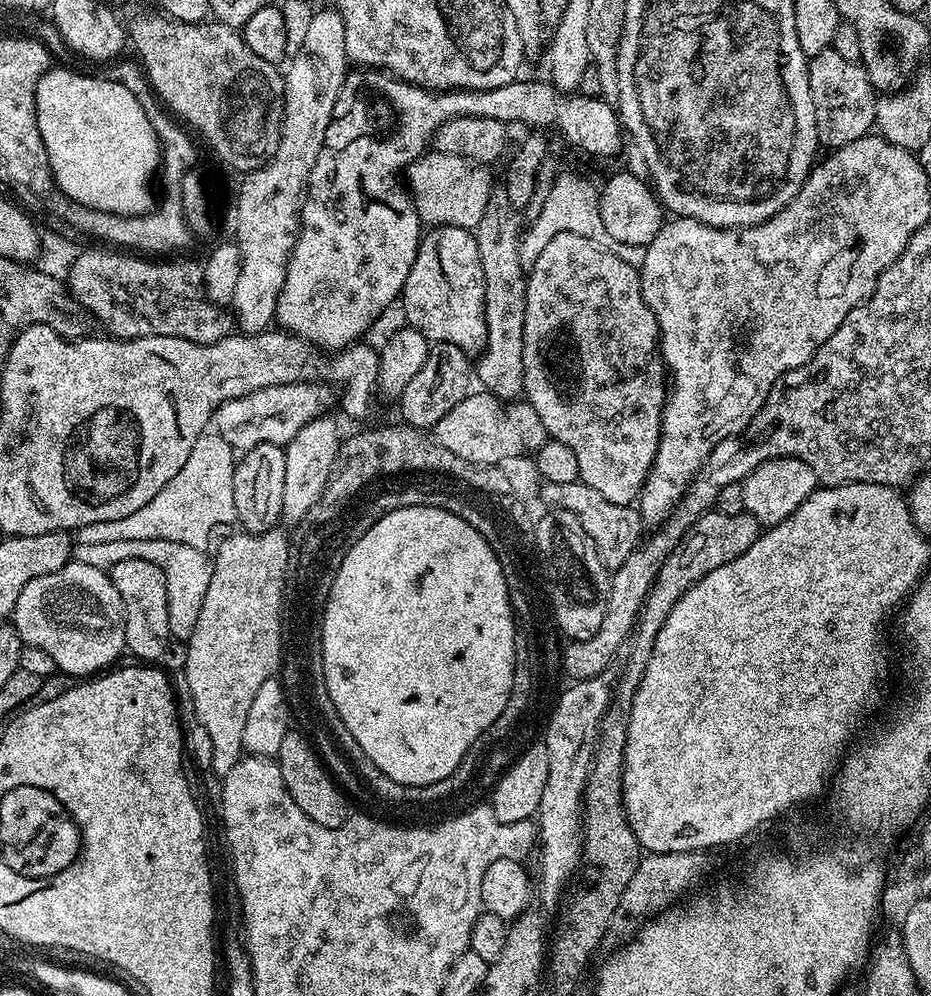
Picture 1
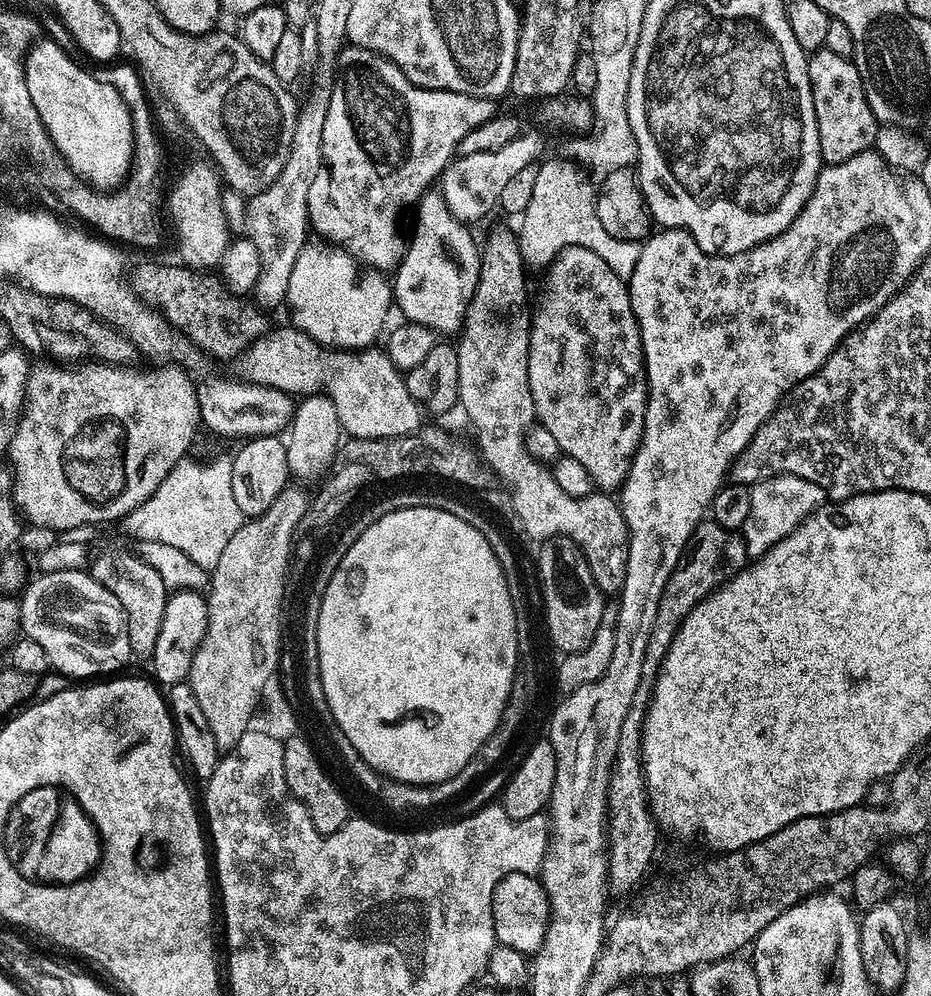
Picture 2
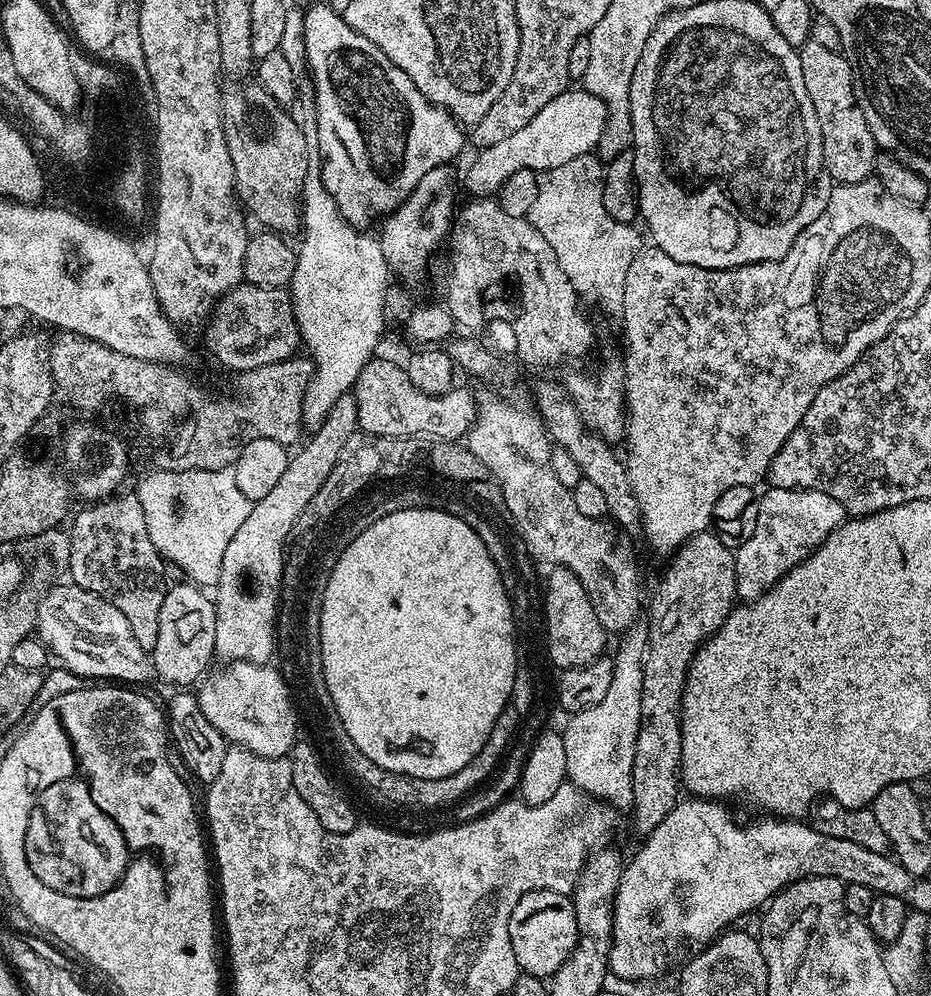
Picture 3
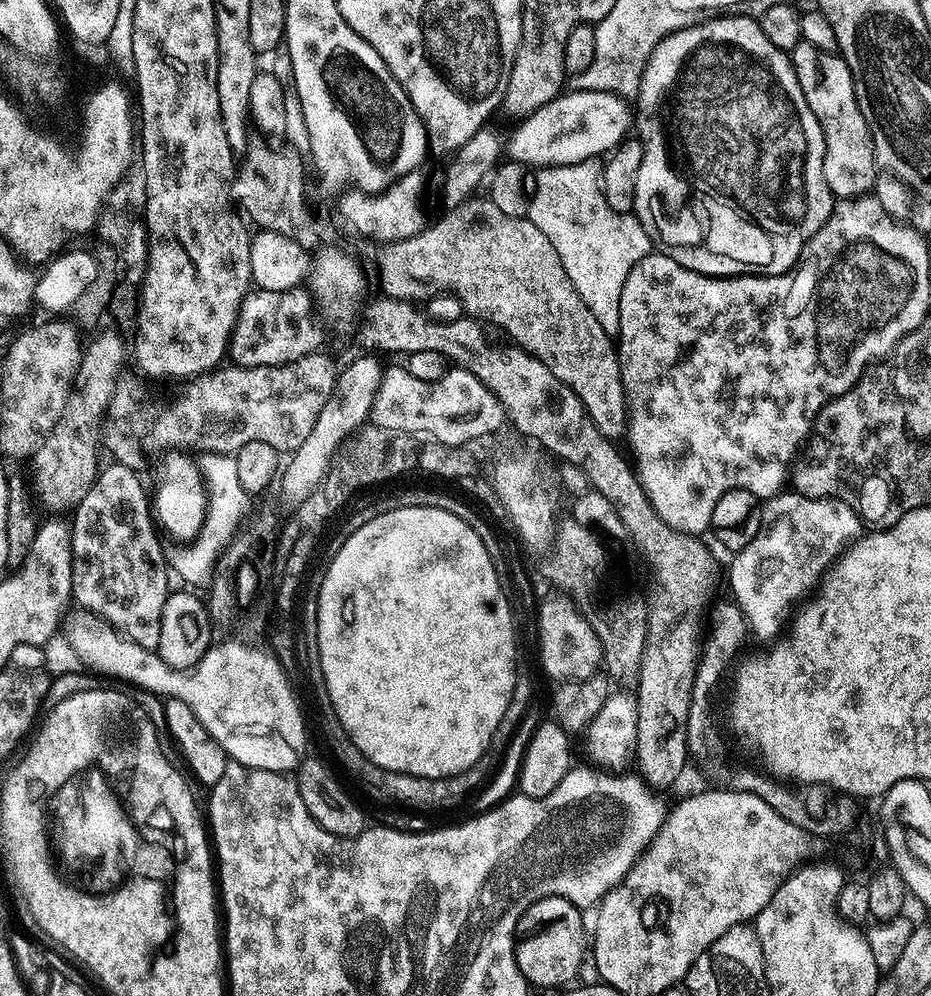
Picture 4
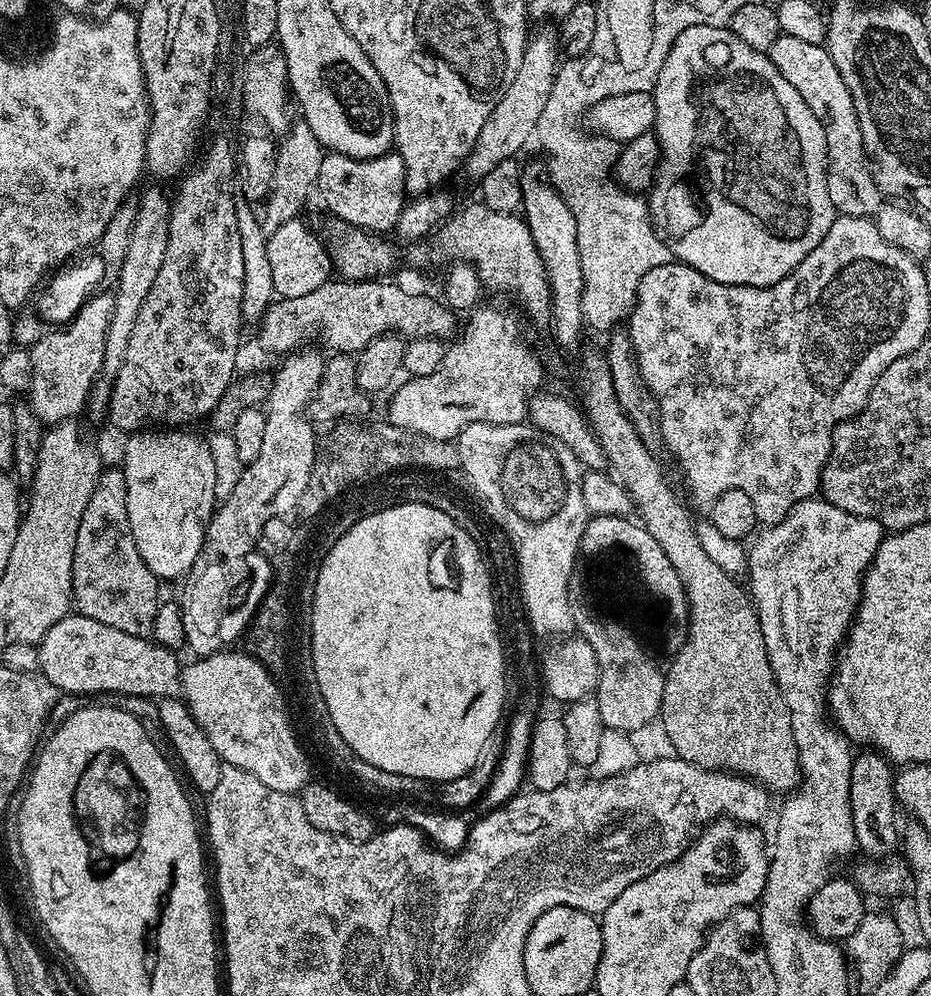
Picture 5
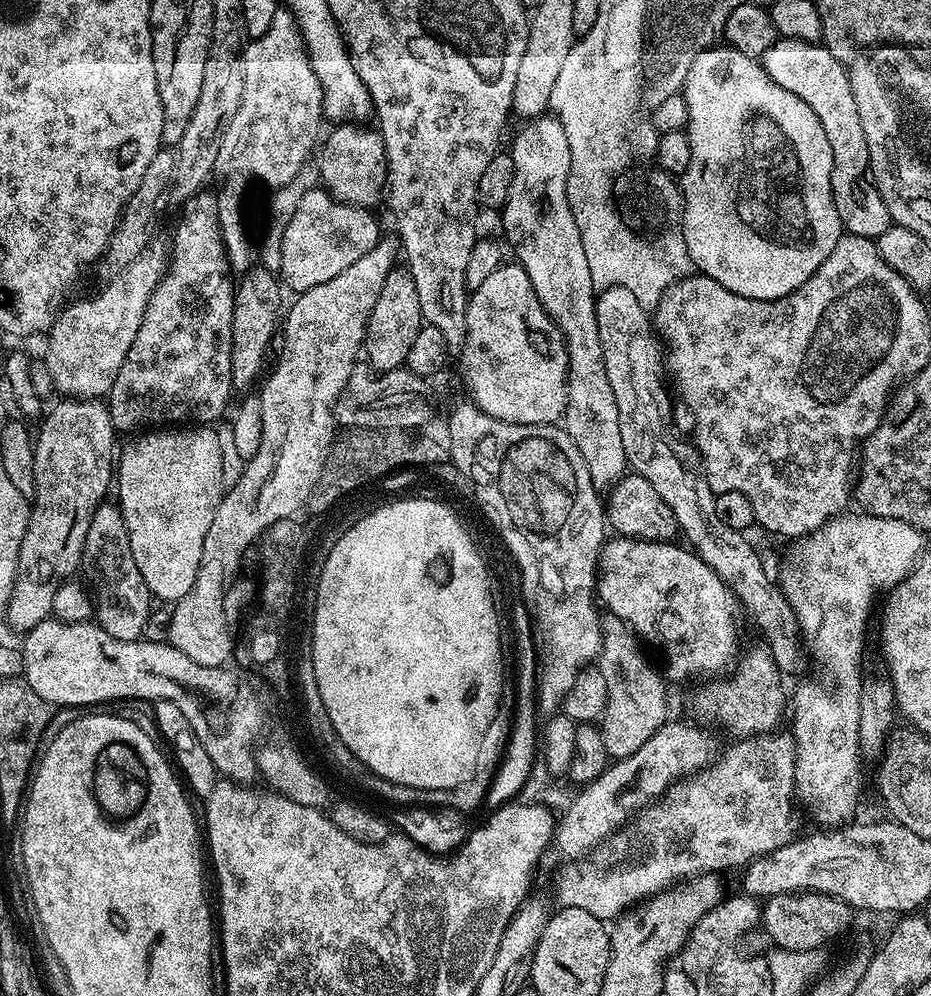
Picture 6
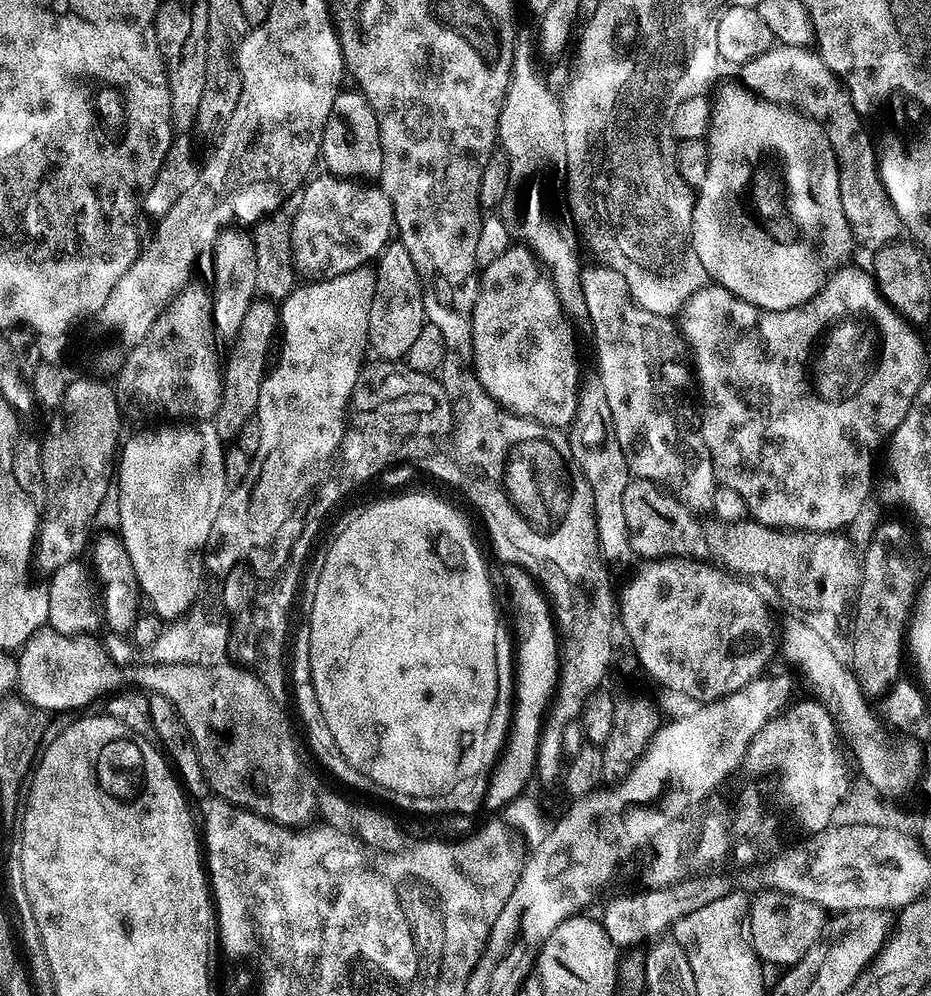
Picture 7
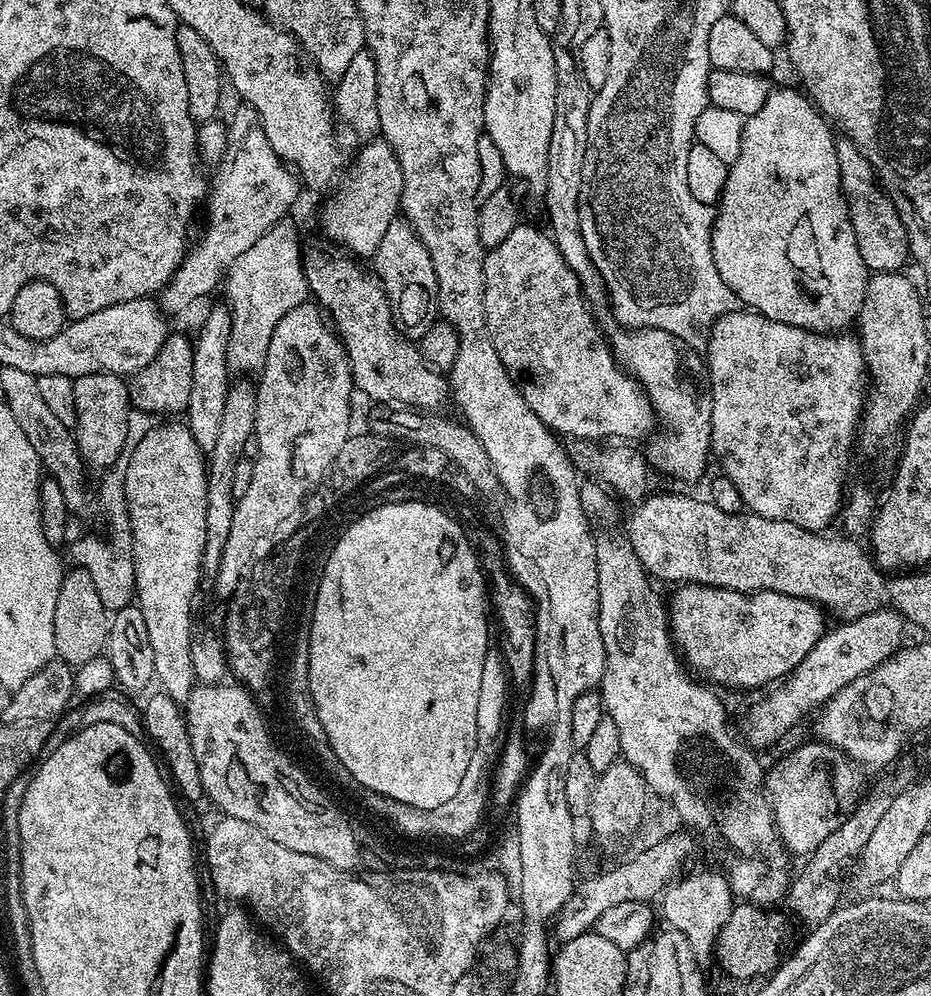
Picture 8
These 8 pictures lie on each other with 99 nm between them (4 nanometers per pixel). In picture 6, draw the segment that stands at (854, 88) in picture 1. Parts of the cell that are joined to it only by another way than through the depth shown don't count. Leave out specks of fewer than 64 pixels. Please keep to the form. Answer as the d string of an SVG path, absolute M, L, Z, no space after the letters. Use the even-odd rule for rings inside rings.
M778 38L766 50L762 57L764 70L768 77L782 90L790 90L790 94L798 94L814 114L818 114L818 122L822 122L822 130L826 130L826 138L830 142L830 150L834 154L834 166L830 174L830 186L834 194L834 206L838 210L838 218L844 224L844 231L849 236L861 236L867 240L875 240L885 230L893 227L894 221L882 194L877 190L870 175L868 163L868 147L866 133L862 131L862 122L858 118L858 105L854 102L854 90L850 90L848 68L823 43L807 44L801 40L785 40Z

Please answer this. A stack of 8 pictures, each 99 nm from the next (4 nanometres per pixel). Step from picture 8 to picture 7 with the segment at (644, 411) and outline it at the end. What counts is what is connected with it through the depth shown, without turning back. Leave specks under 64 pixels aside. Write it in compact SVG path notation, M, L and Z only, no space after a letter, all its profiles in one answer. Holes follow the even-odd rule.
M510 246L506 250L506 254L502 254L496 261L490 262L490 266L486 266L480 272L480 293L478 294L478 302L474 306L474 314L472 315L472 345L474 346L473 363L476 370L476 376L482 382L482 386L493 398L498 401L500 407L508 409L509 412L526 416L544 424L548 428L567 429L575 421L576 412L579 410L582 395L582 383L580 384L580 348L576 345L576 332L573 321L567 312L564 311L562 302L556 288L552 284L552 280L544 271L541 263L537 260L536 255L530 249L523 246Z

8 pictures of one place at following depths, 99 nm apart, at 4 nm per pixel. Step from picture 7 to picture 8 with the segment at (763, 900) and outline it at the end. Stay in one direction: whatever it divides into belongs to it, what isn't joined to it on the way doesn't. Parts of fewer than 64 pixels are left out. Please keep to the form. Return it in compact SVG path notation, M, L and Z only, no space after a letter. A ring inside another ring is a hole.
M740 902L733 907L730 918L720 927L714 949L714 960L720 963L726 975L736 980L752 980L755 976L764 978L776 971L786 952L784 943L792 932L789 917L776 911L780 910L769 910L751 902Z

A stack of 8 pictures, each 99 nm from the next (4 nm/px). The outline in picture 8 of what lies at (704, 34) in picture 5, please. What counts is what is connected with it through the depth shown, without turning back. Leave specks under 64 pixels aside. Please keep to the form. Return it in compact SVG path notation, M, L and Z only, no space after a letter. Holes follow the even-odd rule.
M773 87L768 93L766 102L758 114L747 117L744 122L744 137L740 156L733 164L728 165L726 186L718 201L718 211L712 221L712 257L714 266L718 266L718 274L722 282L735 294L741 305L751 311L770 318L774 322L786 322L790 326L805 328L811 332L839 333L847 324L857 323L864 305L864 295L868 289L869 270L862 262L862 254L858 254L858 238L854 238L854 226L848 217L848 203L840 190L838 174L838 154L836 153L837 137L832 136L833 129L829 121L822 115L819 107L803 91L795 92L792 88Z

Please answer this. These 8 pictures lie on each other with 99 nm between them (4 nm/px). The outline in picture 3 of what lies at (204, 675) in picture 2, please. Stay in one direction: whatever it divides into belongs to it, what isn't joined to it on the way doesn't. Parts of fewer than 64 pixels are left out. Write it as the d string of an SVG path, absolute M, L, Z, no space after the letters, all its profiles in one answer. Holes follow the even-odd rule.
M355 395L338 398L319 428L311 433L312 437L308 441L305 439L295 449L297 452L289 455L286 471L282 478L278 478L270 494L253 503L246 522L242 522L234 538L230 538L230 546L226 546L226 554L222 554L222 574L214 586L214 646L215 655L219 659L221 657L221 661L245 660L251 664L268 664L277 651L277 611L288 535L307 504L321 490L339 456L345 452L358 431L359 422Z

